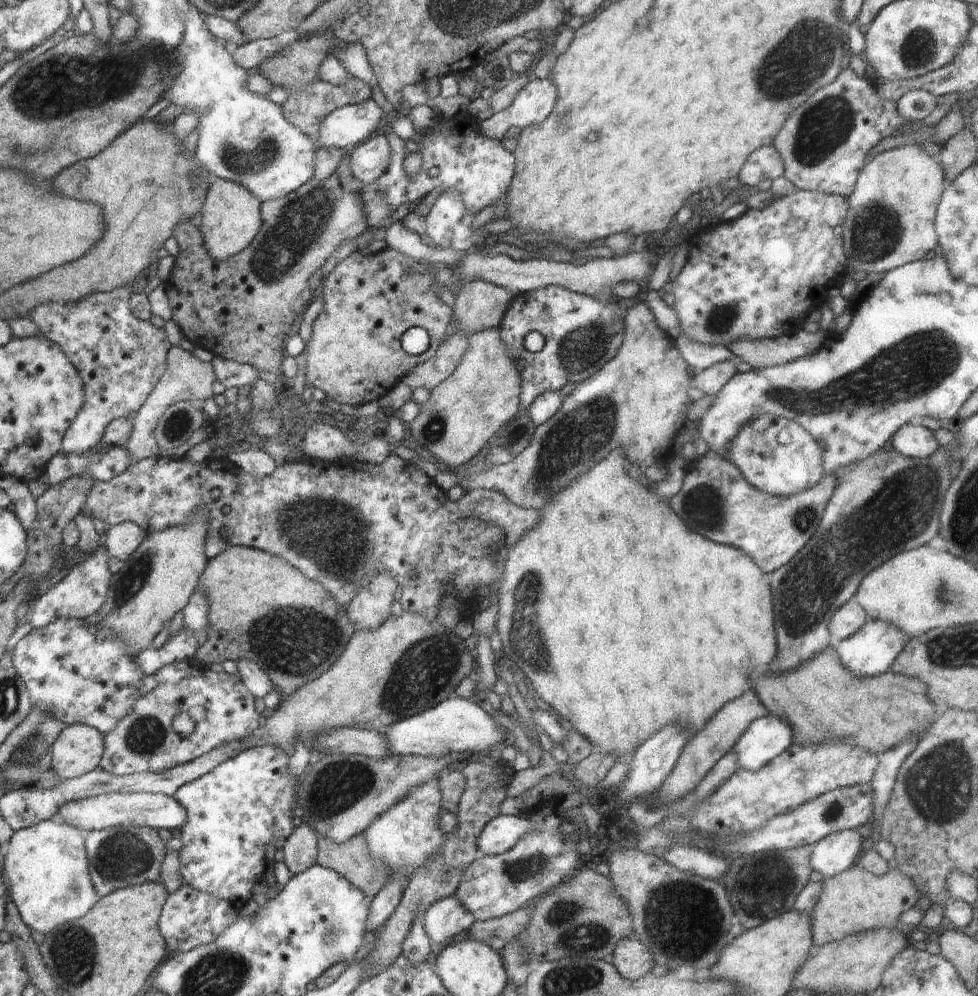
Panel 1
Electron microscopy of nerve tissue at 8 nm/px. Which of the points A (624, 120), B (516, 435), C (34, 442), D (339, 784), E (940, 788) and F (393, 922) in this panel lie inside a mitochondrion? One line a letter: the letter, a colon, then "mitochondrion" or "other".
A: mitochondrion
B: mitochondrion
C: other
D: mitochondrion
E: mitochondrion
F: other

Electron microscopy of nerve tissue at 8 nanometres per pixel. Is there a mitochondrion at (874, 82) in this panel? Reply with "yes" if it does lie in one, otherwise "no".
no

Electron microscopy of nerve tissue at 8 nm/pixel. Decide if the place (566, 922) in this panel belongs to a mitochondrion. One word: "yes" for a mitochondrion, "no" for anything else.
yes

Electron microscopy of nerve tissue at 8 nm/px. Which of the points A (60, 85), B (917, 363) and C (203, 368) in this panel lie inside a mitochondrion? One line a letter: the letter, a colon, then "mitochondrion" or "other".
A: mitochondrion
B: mitochondrion
C: other

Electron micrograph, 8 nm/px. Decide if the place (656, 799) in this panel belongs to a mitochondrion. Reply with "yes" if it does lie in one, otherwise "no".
yes

